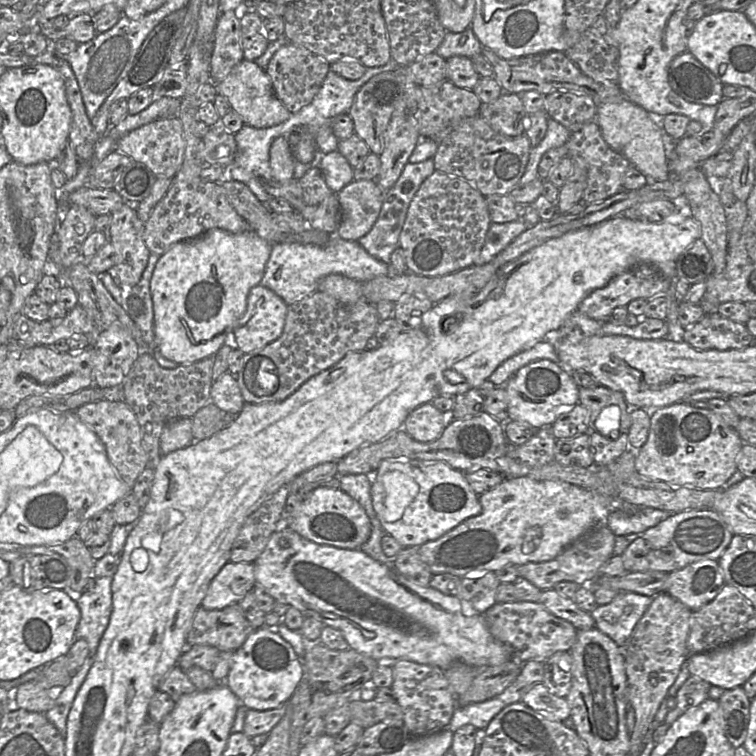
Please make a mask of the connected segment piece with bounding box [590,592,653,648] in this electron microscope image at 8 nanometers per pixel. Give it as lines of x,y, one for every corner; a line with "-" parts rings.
619,592
610,603
598,605
590,614
595,620
595,627
622,648
652,599
638,593

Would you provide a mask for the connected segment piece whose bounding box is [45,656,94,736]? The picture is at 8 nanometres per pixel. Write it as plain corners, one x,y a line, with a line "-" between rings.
86,657
85,662
80,669
73,675
71,682
65,686
58,694
53,707
45,713
47,719
64,736
66,732
66,722
69,711
72,707
76,694
84,682
89,669
94,662
94,658

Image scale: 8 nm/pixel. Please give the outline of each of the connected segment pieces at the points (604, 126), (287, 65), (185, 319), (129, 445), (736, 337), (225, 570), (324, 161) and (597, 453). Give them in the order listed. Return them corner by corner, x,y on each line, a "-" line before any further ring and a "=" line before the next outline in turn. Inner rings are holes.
623,99
620,102
597,105
595,121
605,142
613,150
623,155
645,176
651,176
656,181
665,181
669,179
669,169
662,139
664,116
650,114
629,99
=
294,43
282,46
271,58
266,73
269,76
277,98
291,112
295,113
311,103
321,89
331,64
308,49
=
214,228
197,238
174,244
162,255
150,283
154,336
161,355
179,365
214,356
245,313
250,290
261,283
272,246
250,229
234,234
=
102,399
80,406
75,413
103,443
108,460
117,477
132,489
139,474
148,467
148,454
133,411
123,400
=
708,313
693,326
685,328
684,340
698,350
720,351
743,349
751,345
754,337
745,324
732,321
719,313
=
228,561
210,582
201,606
220,610
238,604
256,586
254,564
=
338,150
323,155
318,168
323,174
326,185
335,194
354,180
354,168
=
594,429
589,436
595,466
606,467
629,449
628,431
610,437

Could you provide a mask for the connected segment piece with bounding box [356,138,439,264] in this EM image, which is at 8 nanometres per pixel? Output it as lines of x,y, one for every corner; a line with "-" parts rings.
420,139
396,183
384,192
383,203
375,224
364,237
356,240
376,259
389,264
392,252
399,246
399,236
405,222
408,207
421,184
435,171
433,156
437,151
438,145
438,142
434,139

